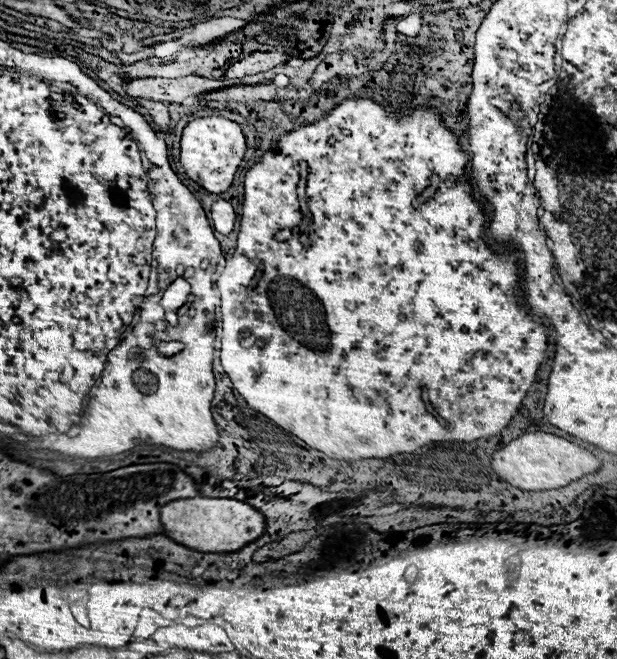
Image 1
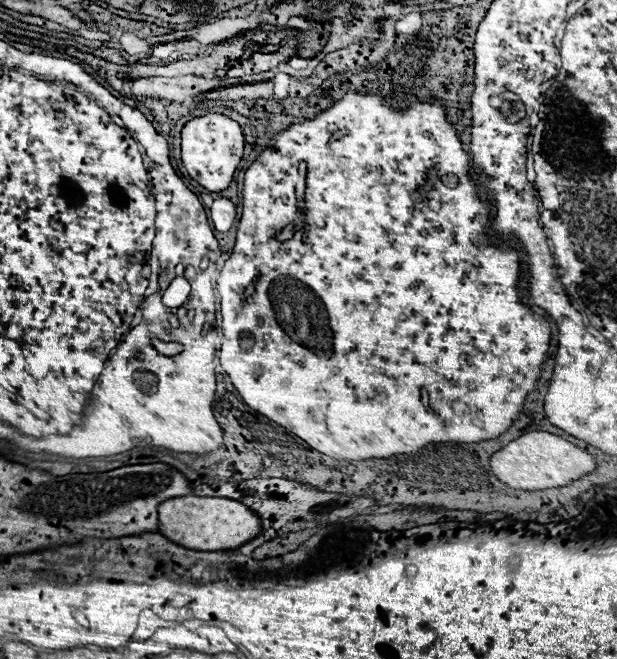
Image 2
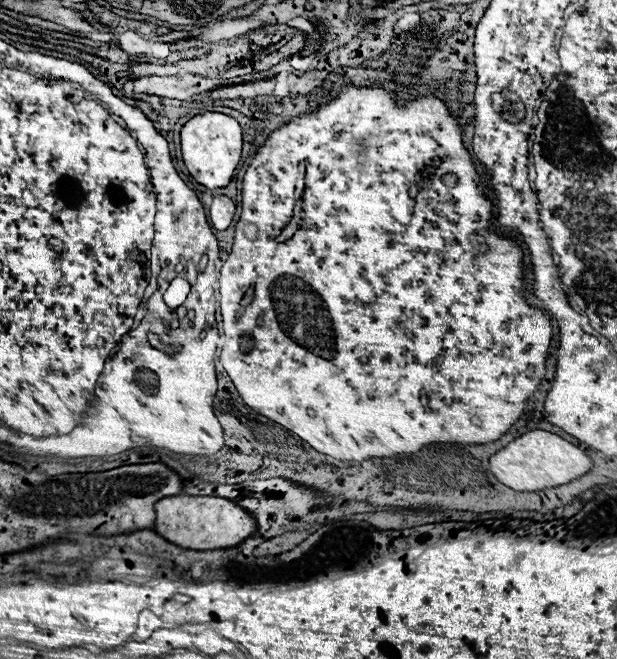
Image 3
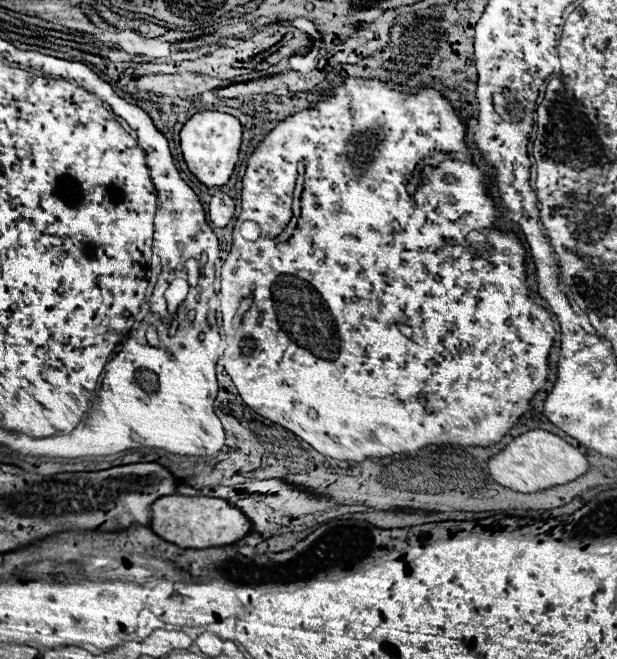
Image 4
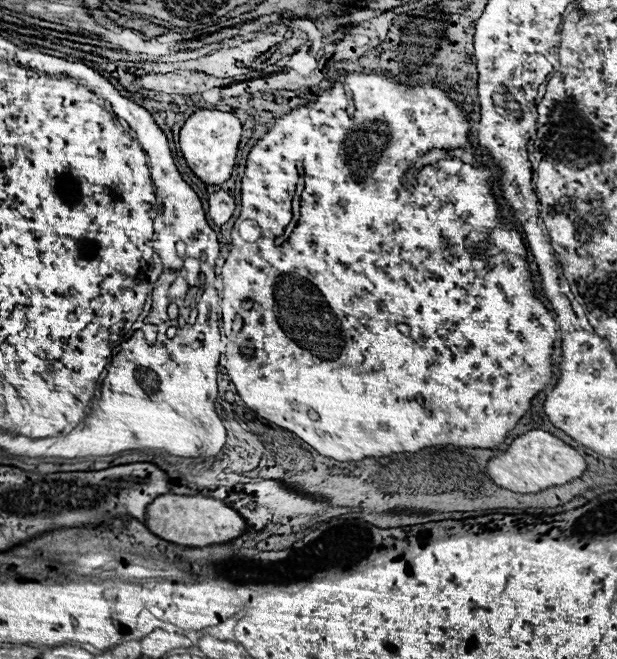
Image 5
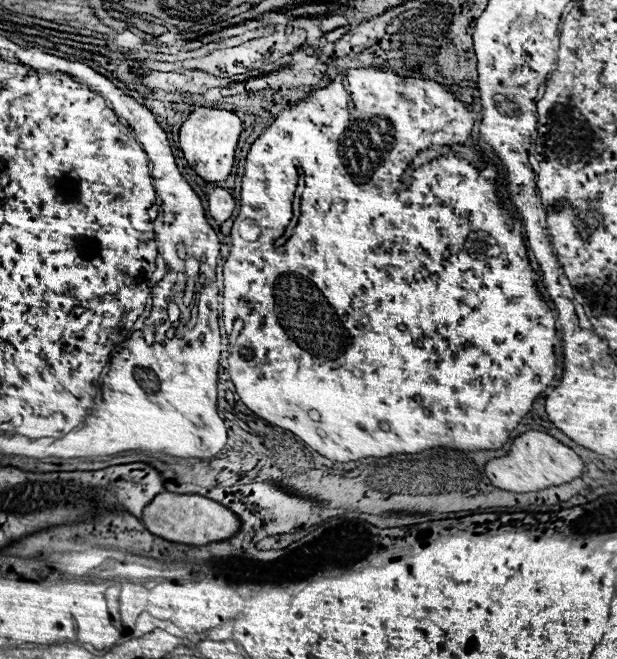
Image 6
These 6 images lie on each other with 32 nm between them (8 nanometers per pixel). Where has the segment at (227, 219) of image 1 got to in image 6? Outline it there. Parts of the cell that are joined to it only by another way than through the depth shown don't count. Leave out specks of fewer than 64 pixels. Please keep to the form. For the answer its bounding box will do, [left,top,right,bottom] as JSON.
[208,188,236,224]

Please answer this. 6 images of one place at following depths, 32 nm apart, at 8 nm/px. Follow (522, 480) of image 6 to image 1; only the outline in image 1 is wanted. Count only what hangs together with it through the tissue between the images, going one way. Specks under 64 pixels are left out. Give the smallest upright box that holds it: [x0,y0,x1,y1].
[492,432,600,490]

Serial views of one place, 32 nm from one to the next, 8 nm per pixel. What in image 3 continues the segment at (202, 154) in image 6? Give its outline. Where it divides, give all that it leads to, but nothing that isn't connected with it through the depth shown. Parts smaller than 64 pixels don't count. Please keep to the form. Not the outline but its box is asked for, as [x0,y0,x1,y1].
[182,112,242,188]

